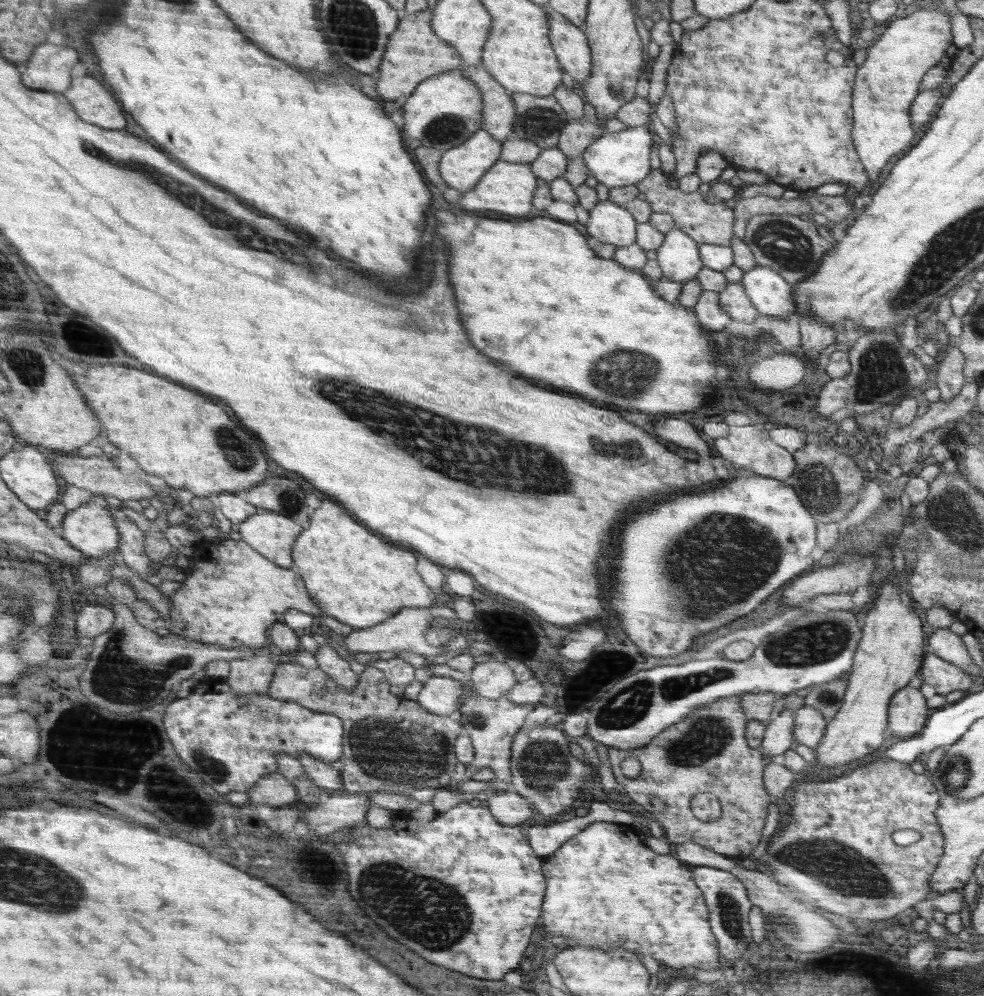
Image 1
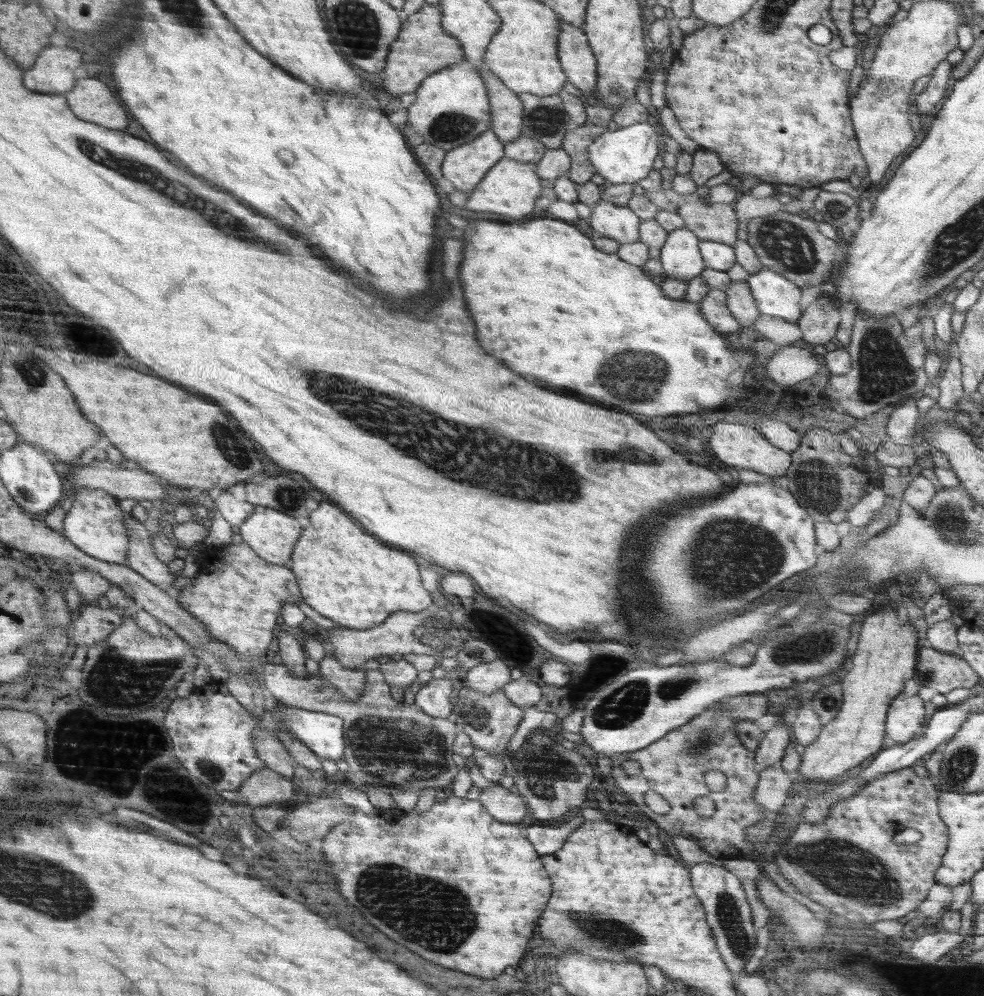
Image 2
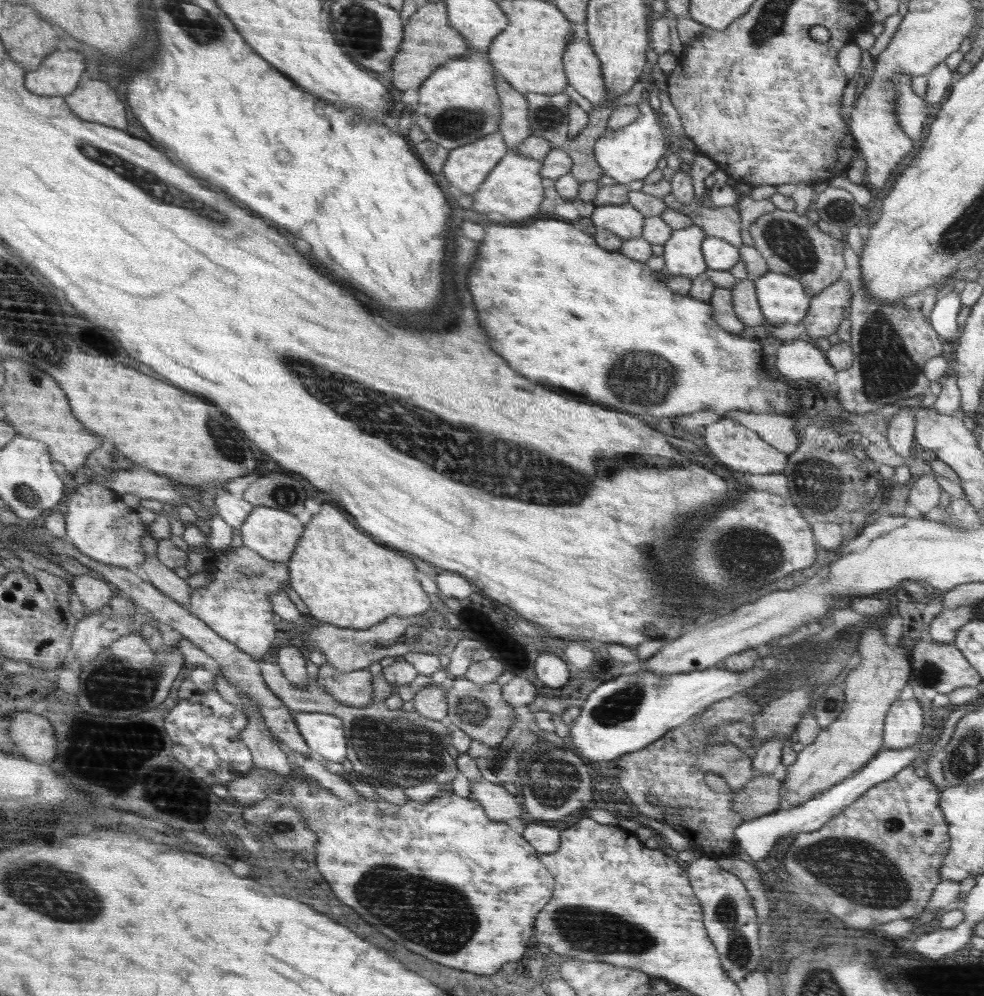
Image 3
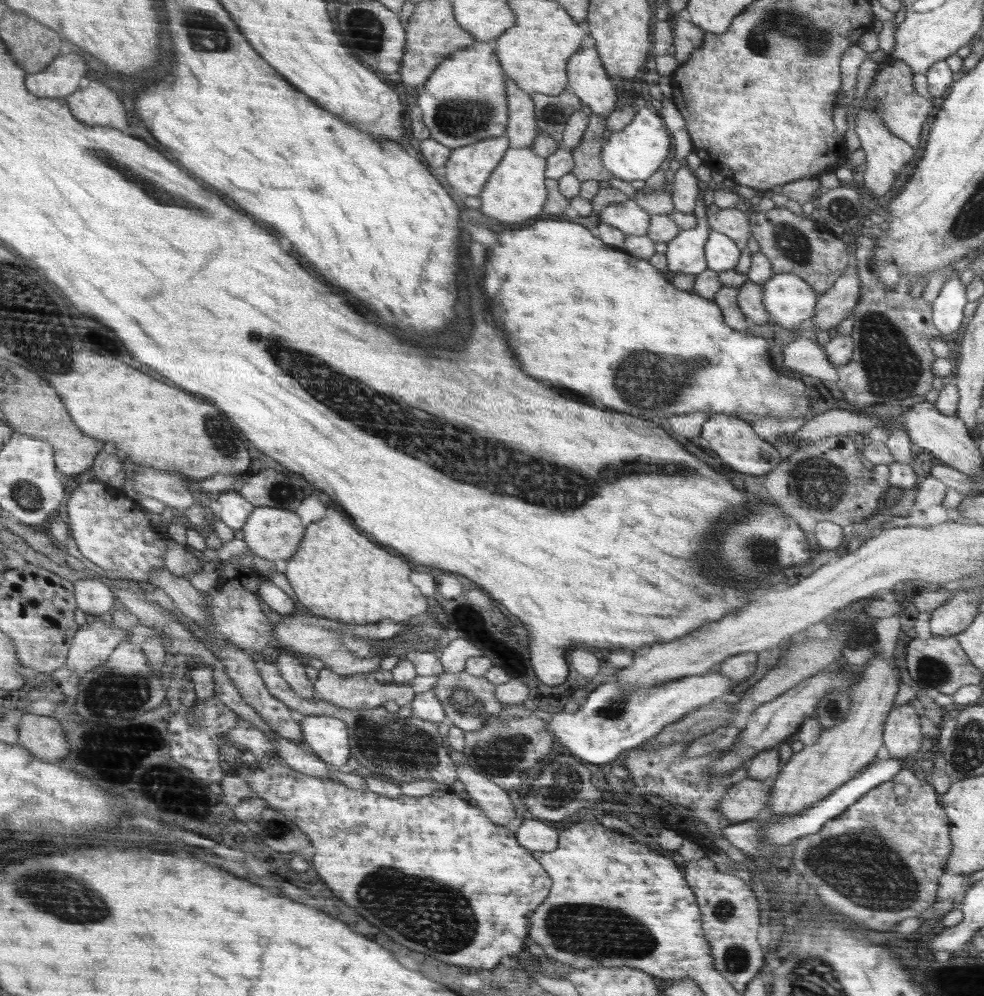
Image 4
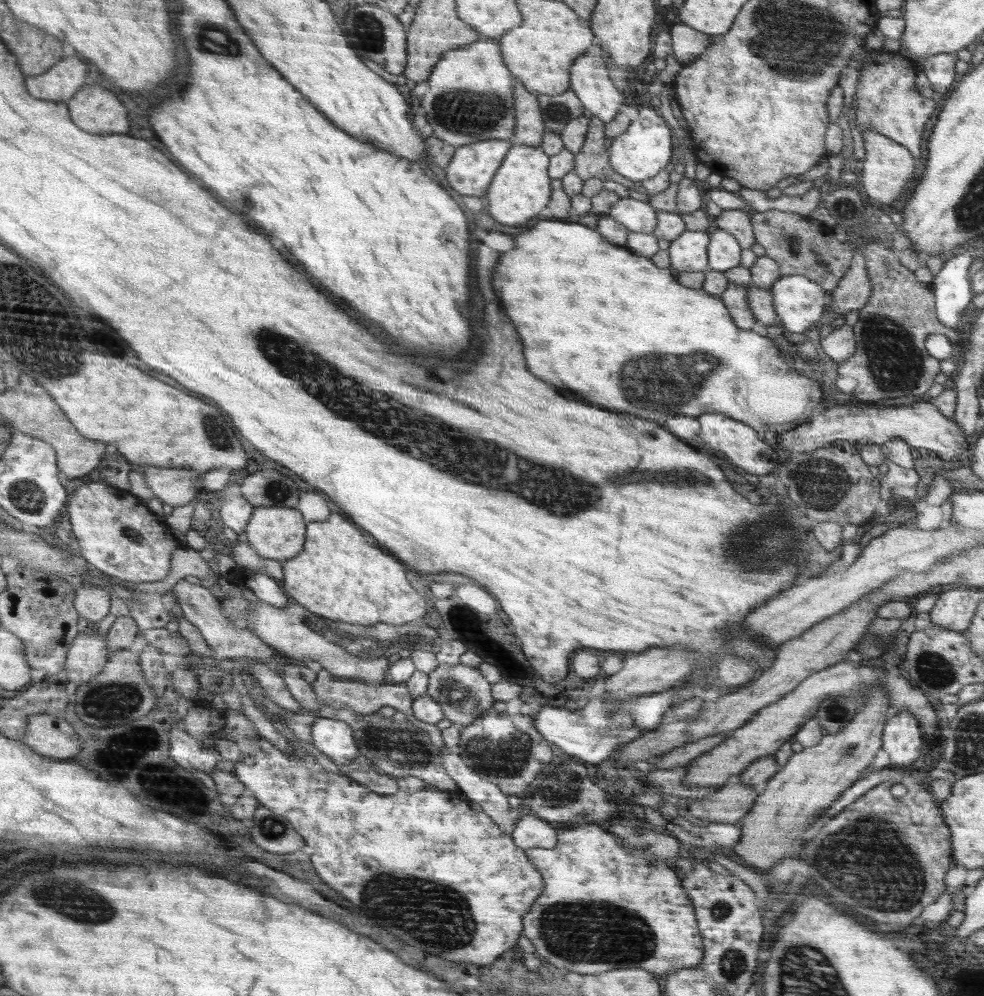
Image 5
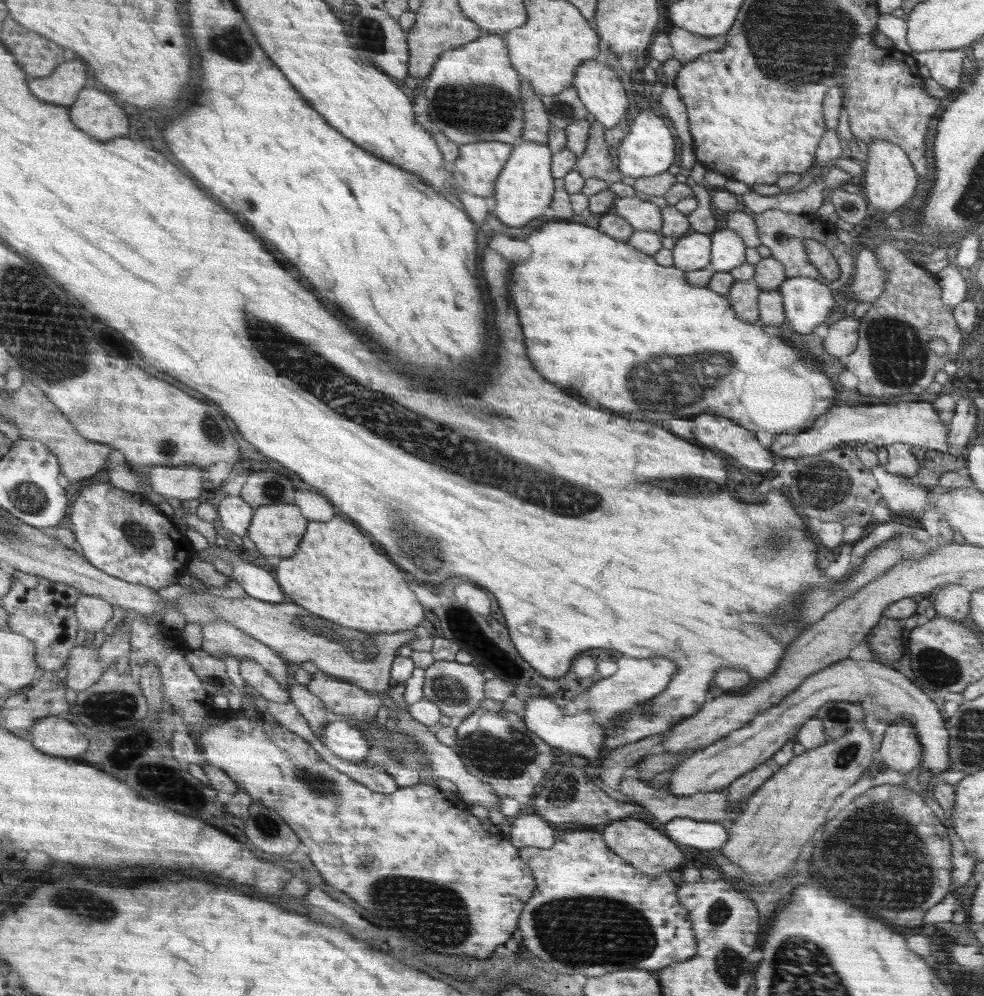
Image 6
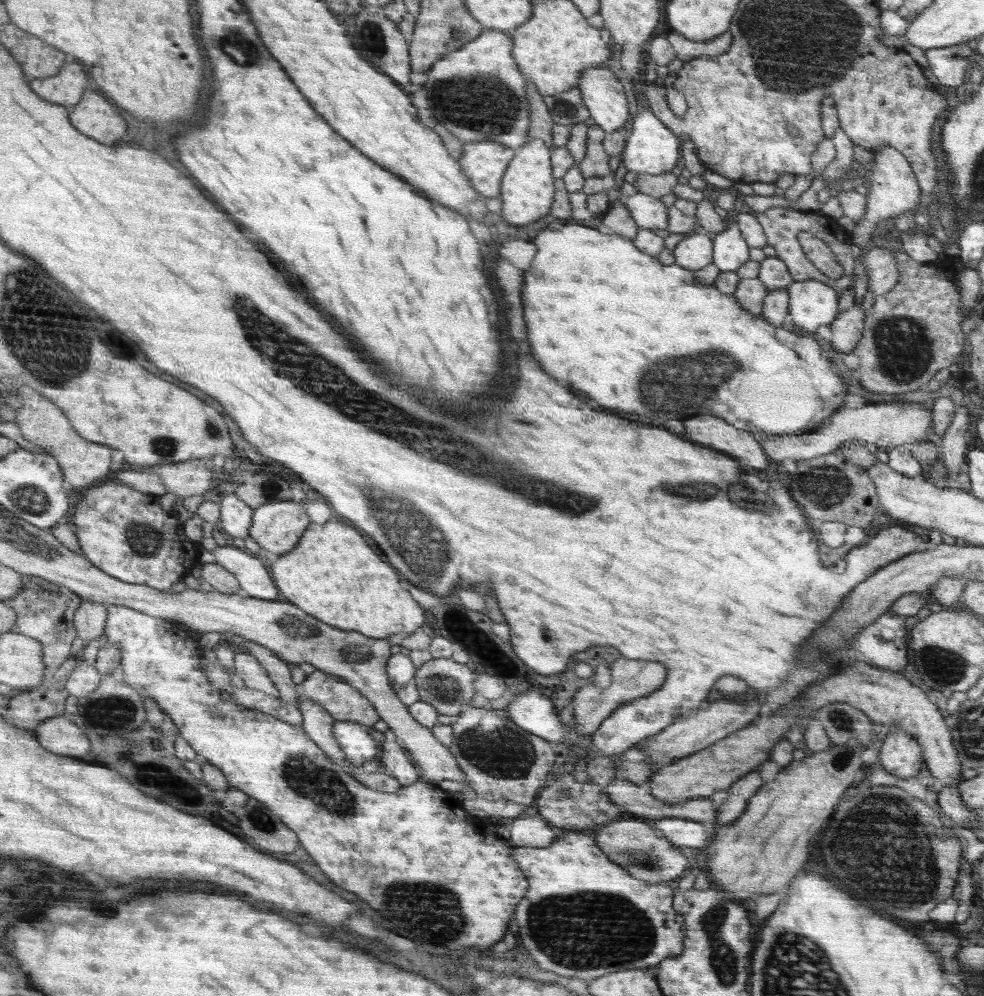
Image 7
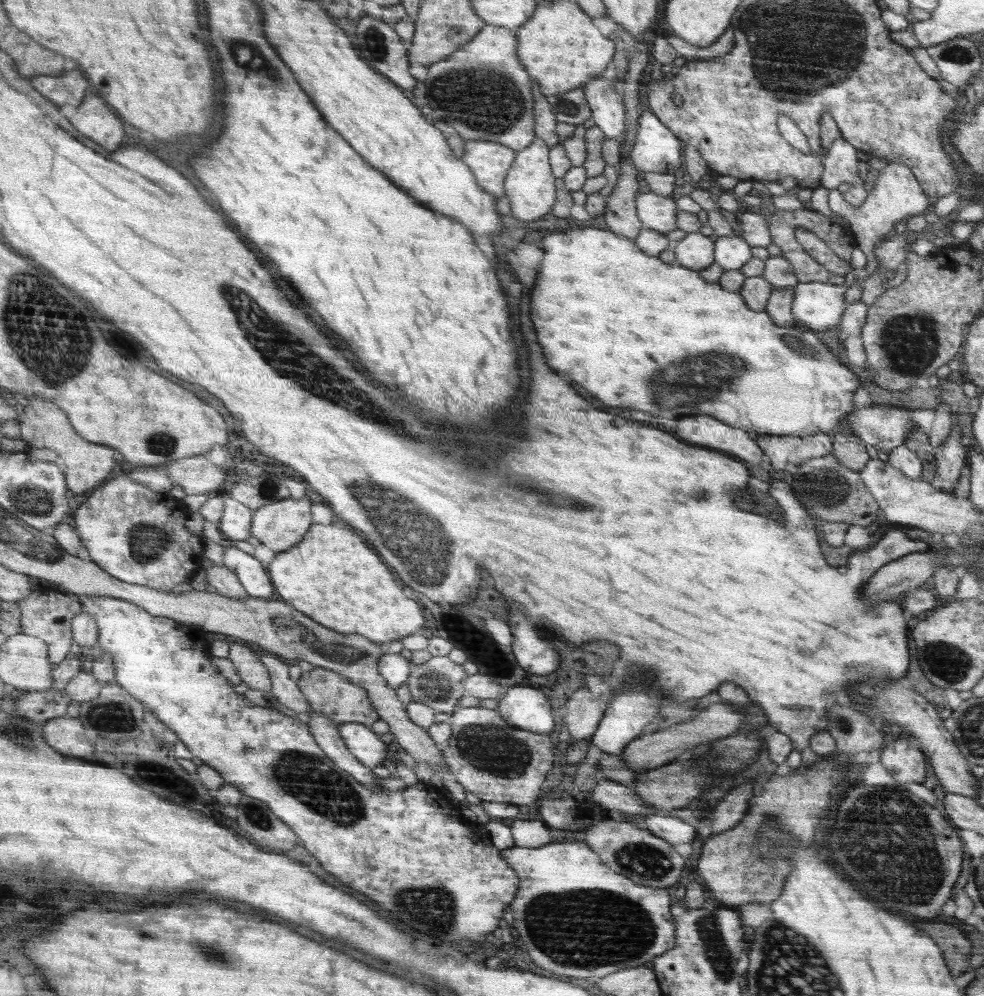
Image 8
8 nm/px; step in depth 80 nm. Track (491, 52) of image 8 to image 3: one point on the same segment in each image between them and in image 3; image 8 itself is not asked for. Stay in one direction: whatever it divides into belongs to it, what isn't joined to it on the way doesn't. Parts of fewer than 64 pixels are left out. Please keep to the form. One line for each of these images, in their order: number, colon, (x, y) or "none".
3: (459, 104)
4: (464, 102)
5: (471, 98)
6: (473, 93)
7: (486, 100)

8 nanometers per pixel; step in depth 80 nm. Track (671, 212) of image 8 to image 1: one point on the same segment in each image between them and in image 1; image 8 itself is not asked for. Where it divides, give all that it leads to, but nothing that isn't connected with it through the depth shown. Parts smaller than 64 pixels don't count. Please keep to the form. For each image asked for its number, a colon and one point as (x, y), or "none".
1: (609, 222)
2: (611, 220)
3: (625, 220)
4: (631, 219)
5: (637, 216)
6: (643, 215)
7: (647, 212)

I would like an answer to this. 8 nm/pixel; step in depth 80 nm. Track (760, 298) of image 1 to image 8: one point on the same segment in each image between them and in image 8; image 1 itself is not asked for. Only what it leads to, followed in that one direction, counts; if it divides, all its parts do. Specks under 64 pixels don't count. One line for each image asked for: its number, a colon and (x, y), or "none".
2: (774, 294)
3: (782, 298)
4: (789, 299)
5: (798, 301)
6: (807, 302)
7: (812, 303)
8: (816, 305)

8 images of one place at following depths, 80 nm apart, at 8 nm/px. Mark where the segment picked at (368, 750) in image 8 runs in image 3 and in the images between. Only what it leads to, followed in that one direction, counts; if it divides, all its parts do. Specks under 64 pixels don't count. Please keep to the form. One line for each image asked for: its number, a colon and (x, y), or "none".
3: (323, 732)
4: (328, 737)
5: (335, 738)
6: (348, 743)
7: (358, 746)

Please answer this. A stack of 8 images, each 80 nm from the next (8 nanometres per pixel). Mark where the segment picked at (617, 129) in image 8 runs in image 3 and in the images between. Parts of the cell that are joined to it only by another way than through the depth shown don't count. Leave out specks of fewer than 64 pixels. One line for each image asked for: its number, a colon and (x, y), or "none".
3: (582, 66)
4: (587, 78)
5: (589, 76)
6: (599, 89)
7: (603, 95)

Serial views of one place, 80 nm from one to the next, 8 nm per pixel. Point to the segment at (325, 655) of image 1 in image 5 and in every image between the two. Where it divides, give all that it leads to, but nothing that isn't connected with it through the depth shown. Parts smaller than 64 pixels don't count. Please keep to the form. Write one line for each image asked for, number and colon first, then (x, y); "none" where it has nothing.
2: (351, 683)
3: (355, 688)
4: (361, 691)
5: (339, 693)

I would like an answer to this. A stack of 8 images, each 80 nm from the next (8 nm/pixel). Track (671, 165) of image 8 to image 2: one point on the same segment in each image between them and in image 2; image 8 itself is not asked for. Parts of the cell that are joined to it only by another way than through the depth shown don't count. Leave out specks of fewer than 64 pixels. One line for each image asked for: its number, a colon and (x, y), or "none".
2: (623, 156)
3: (631, 153)
4: (635, 153)
5: (645, 148)
6: (648, 149)
7: (651, 148)

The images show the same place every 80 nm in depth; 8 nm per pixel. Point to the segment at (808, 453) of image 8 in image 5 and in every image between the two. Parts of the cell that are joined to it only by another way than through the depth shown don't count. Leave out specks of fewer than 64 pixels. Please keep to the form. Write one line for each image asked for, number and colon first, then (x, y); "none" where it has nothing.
5: (920, 424)
6: (916, 423)
7: (888, 425)

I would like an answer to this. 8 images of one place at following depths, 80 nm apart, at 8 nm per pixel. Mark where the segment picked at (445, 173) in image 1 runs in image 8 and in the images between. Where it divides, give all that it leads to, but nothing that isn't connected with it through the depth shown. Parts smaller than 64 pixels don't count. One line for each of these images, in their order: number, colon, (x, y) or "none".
2: (465, 166)
3: (467, 167)
4: (468, 168)
5: (470, 173)
6: (475, 171)
7: (485, 162)
8: (490, 161)

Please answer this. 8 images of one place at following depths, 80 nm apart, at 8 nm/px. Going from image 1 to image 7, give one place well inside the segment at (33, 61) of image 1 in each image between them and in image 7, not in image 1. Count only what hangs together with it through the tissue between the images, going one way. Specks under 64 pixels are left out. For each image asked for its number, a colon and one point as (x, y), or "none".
2: (55, 72)
3: (60, 74)
4: (65, 76)
5: (63, 82)
6: (64, 86)
7: (69, 87)

